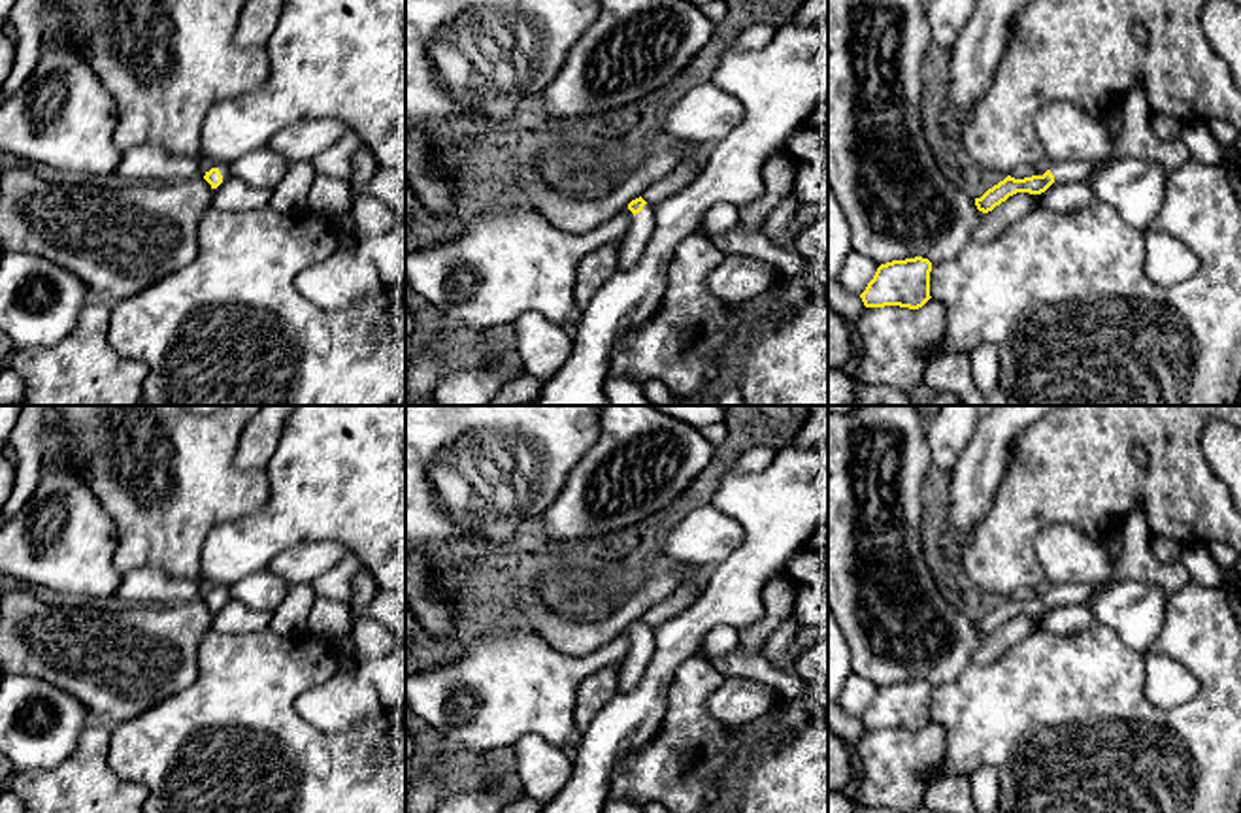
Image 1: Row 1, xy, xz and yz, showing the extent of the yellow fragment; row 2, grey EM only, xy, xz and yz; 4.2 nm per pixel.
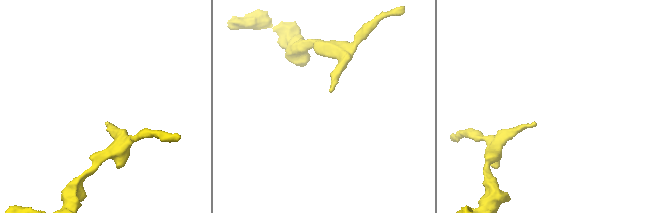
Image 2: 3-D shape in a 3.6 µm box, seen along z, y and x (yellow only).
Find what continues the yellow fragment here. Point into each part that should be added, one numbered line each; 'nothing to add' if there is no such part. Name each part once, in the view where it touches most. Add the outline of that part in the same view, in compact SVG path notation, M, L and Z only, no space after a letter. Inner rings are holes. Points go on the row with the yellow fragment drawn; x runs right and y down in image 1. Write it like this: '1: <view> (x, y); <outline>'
1: xz (632, 244); M645 204L643 209L632 215L632 224L620 240L619 270L632 268L641 257L653 226L653 206Z

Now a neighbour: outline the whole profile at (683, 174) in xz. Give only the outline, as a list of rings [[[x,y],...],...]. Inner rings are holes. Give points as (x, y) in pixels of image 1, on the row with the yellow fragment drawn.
[[[679,162],[666,177],[651,183],[641,194],[641,198],[654,207],[668,196],[679,192],[681,189],[696,181],[700,174],[702,168]]]

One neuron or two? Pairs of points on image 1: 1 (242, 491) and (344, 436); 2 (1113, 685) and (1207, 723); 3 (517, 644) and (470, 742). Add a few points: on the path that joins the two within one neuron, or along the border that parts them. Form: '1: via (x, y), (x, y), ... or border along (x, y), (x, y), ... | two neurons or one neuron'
1: border along (266, 470), (268, 498), (257, 510), (244, 515) | two neurons
2: via (1136, 708), (1147, 719), (1185, 723) | one neuron
3: via (510, 668), (510, 680), (474, 717) | one neuron

